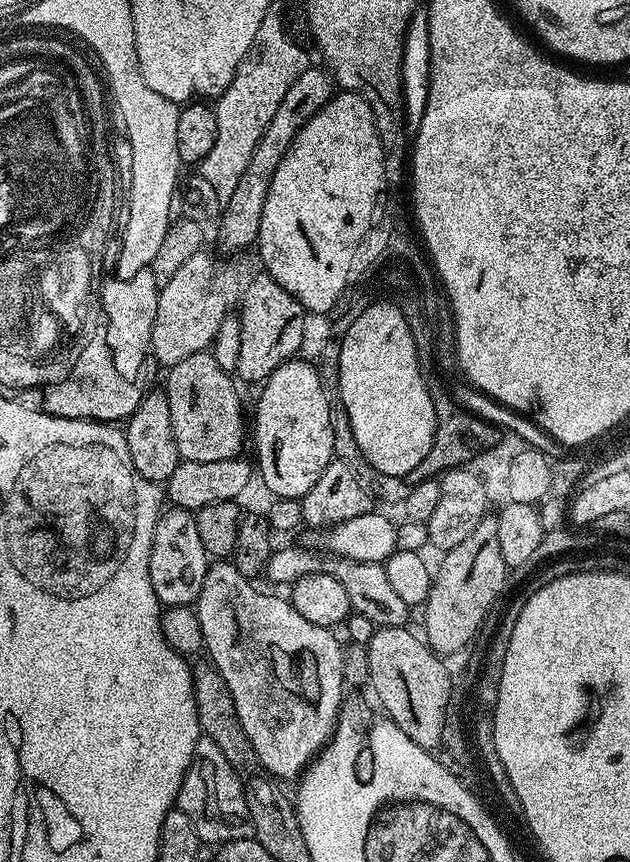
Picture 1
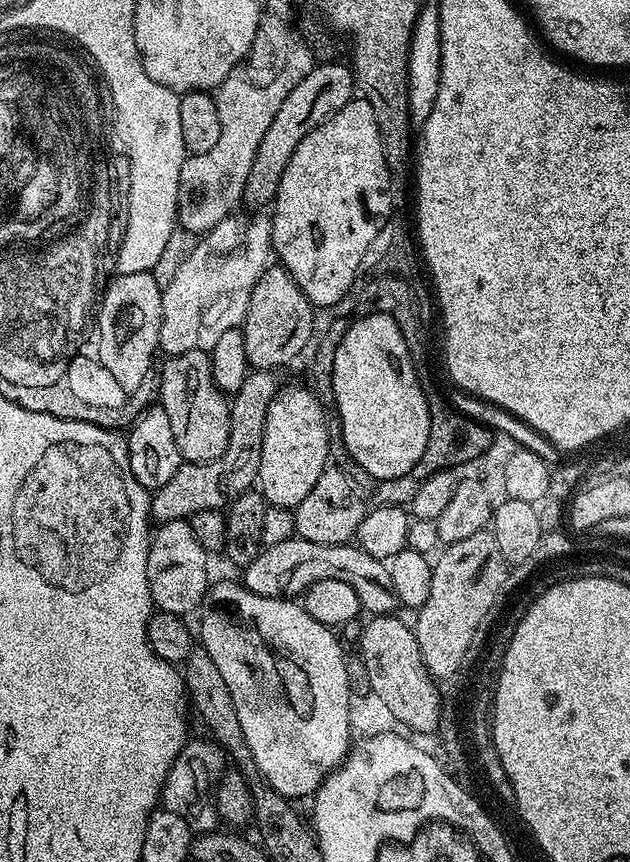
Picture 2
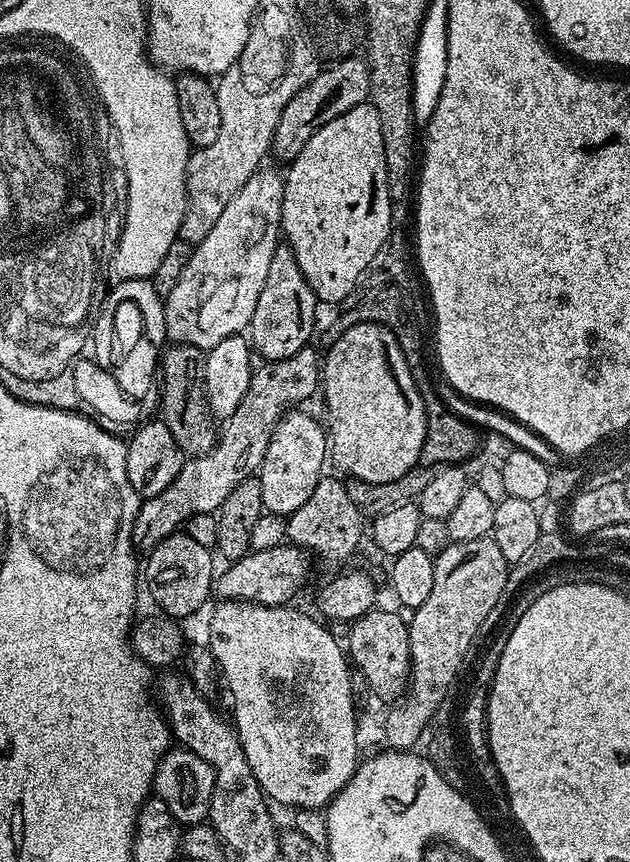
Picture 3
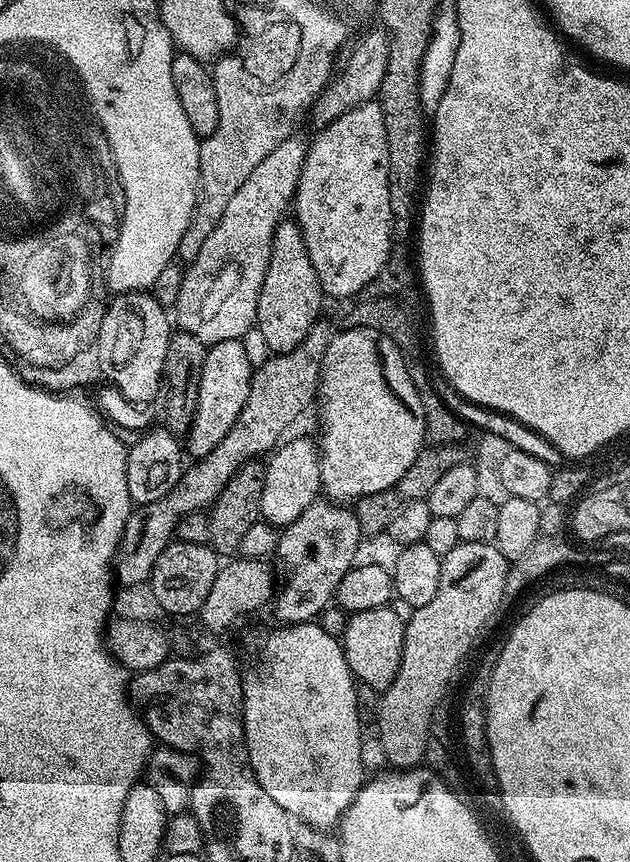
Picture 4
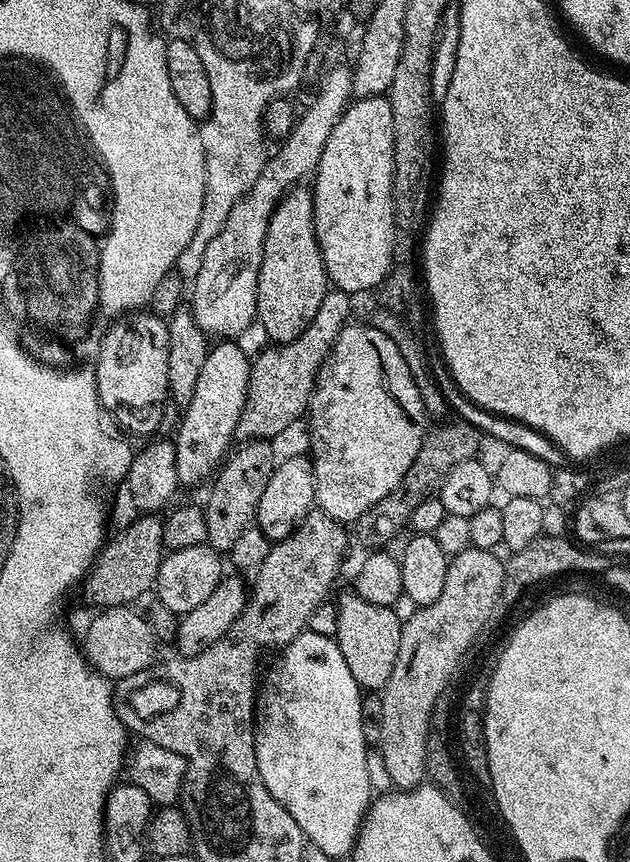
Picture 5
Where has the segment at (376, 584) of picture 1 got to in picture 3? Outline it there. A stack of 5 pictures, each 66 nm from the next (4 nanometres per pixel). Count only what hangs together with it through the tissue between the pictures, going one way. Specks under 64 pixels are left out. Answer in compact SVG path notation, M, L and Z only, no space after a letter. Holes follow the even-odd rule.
M287 542L274 546L274 550L249 551L241 560L231 561L221 576L219 573L214 592L220 600L245 600L251 604L278 608L295 601L292 599L307 582L312 564L314 560L309 553Z

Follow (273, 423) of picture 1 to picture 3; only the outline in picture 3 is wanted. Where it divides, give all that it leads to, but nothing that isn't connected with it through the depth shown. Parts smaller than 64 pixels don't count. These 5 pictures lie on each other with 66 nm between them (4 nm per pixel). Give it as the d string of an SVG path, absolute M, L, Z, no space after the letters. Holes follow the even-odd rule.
M304 410L289 411L284 419L278 422L278 426L270 438L270 446L266 446L266 458L258 473L262 486L264 510L285 518L291 516L294 510L298 510L298 506L302 506L302 502L306 502L306 498L310 498L310 494L314 494L314 486L318 486L321 475L325 471L324 460L326 464L326 457L329 455L325 425L321 421L319 424L318 421L311 420L306 413L300 411Z

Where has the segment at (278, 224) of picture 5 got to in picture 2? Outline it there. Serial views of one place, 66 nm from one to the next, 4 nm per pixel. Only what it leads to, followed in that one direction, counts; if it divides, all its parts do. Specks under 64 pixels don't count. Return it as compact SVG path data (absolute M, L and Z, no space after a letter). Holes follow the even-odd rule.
M279 266L268 267L262 274L262 278L258 278L254 286L254 294L250 294L250 306L246 310L246 318L242 325L249 365L256 370L280 370L283 364L290 363L307 346L308 339L310 339L309 344L313 339L312 315L314 315L312 304L298 286L298 282L294 282L290 273Z

